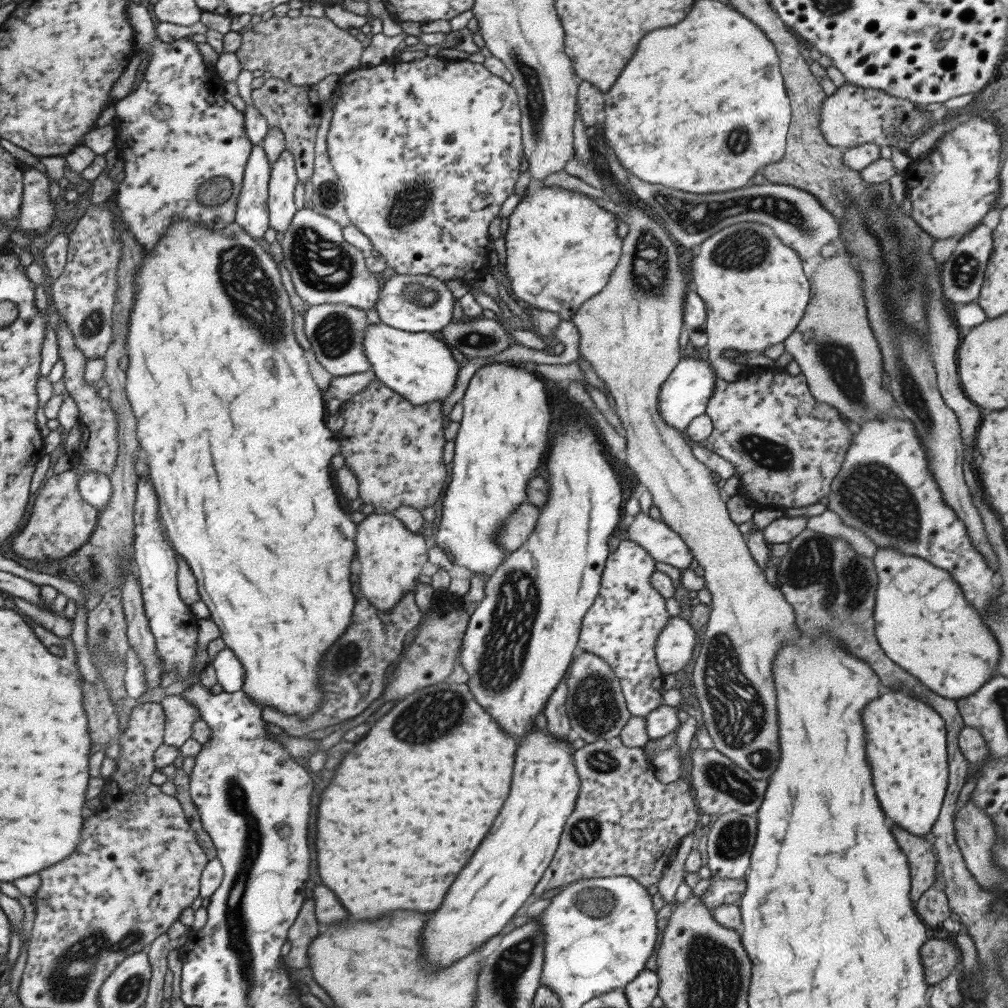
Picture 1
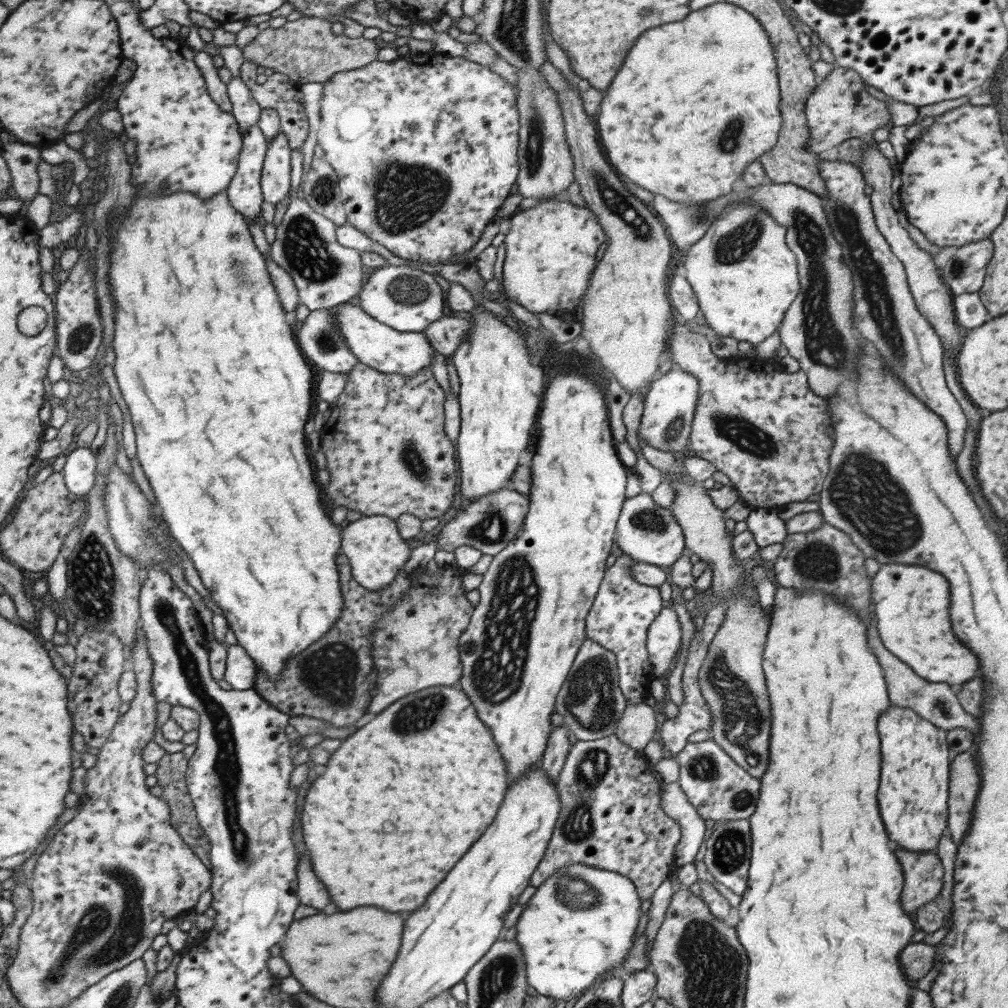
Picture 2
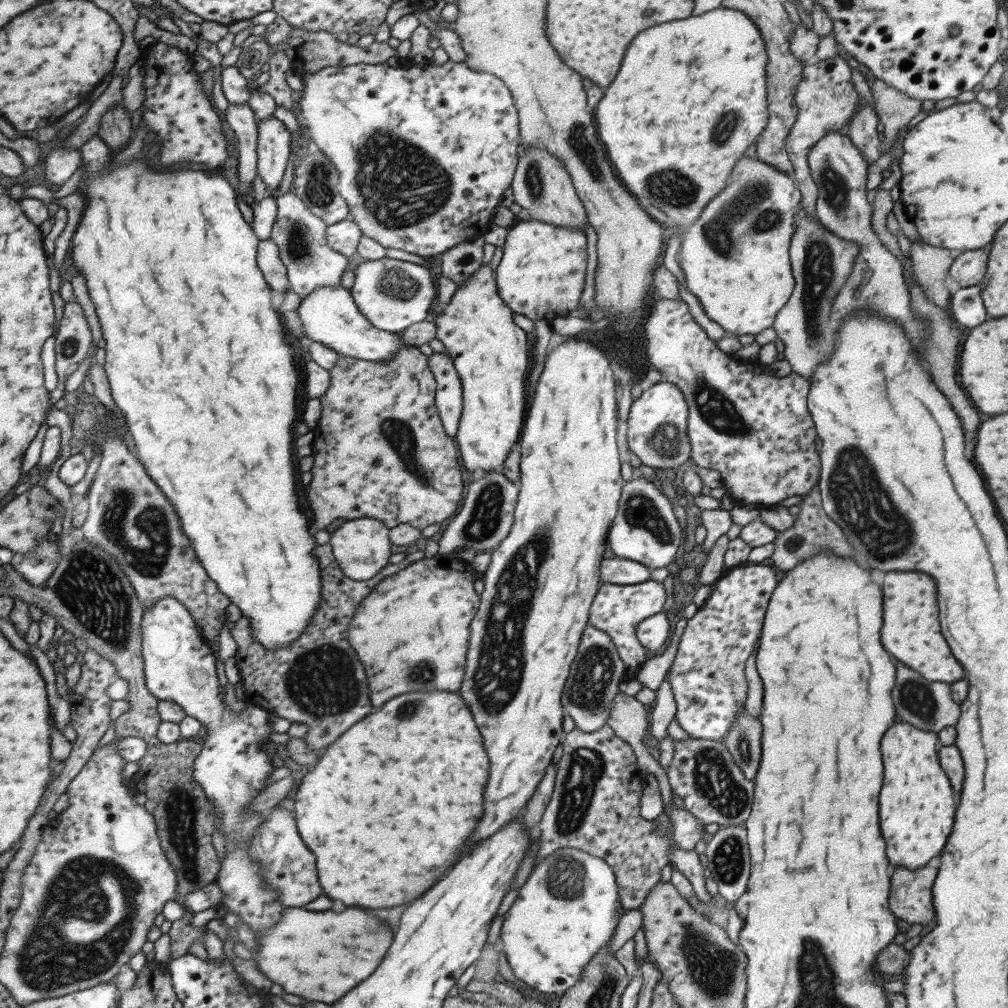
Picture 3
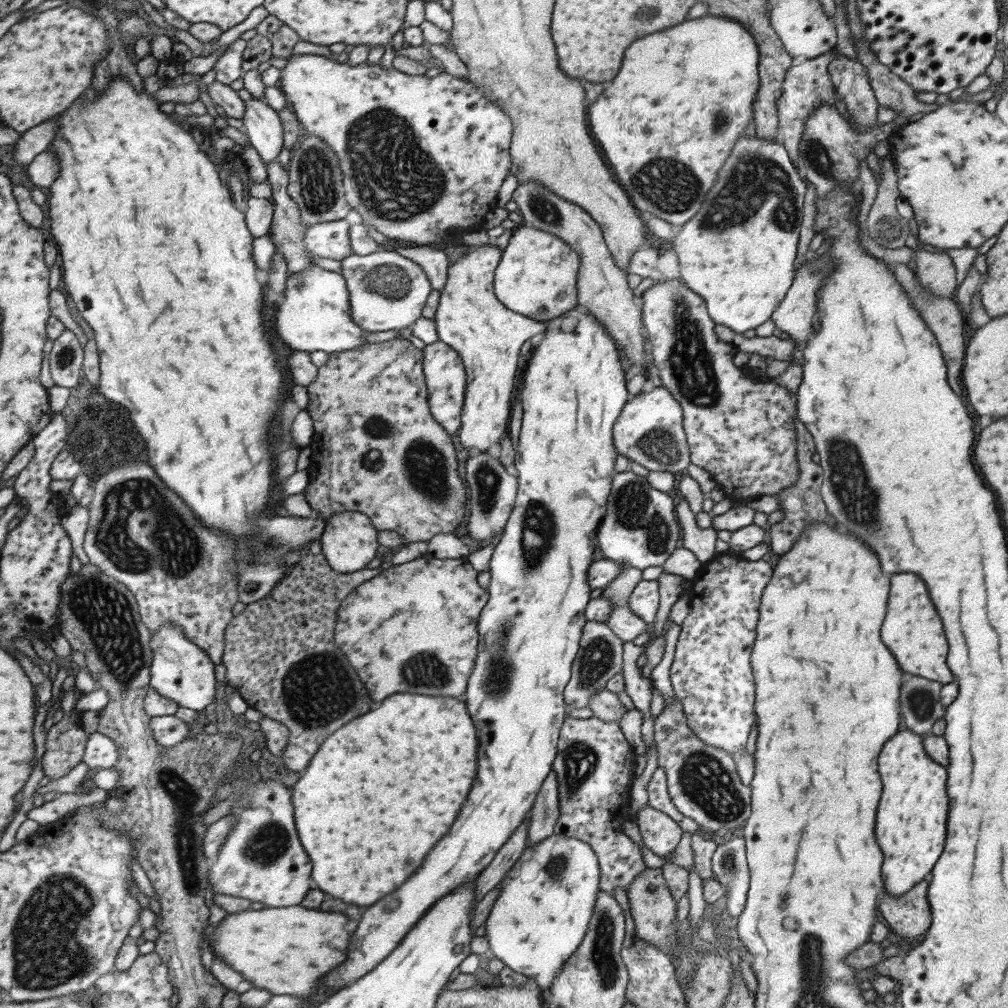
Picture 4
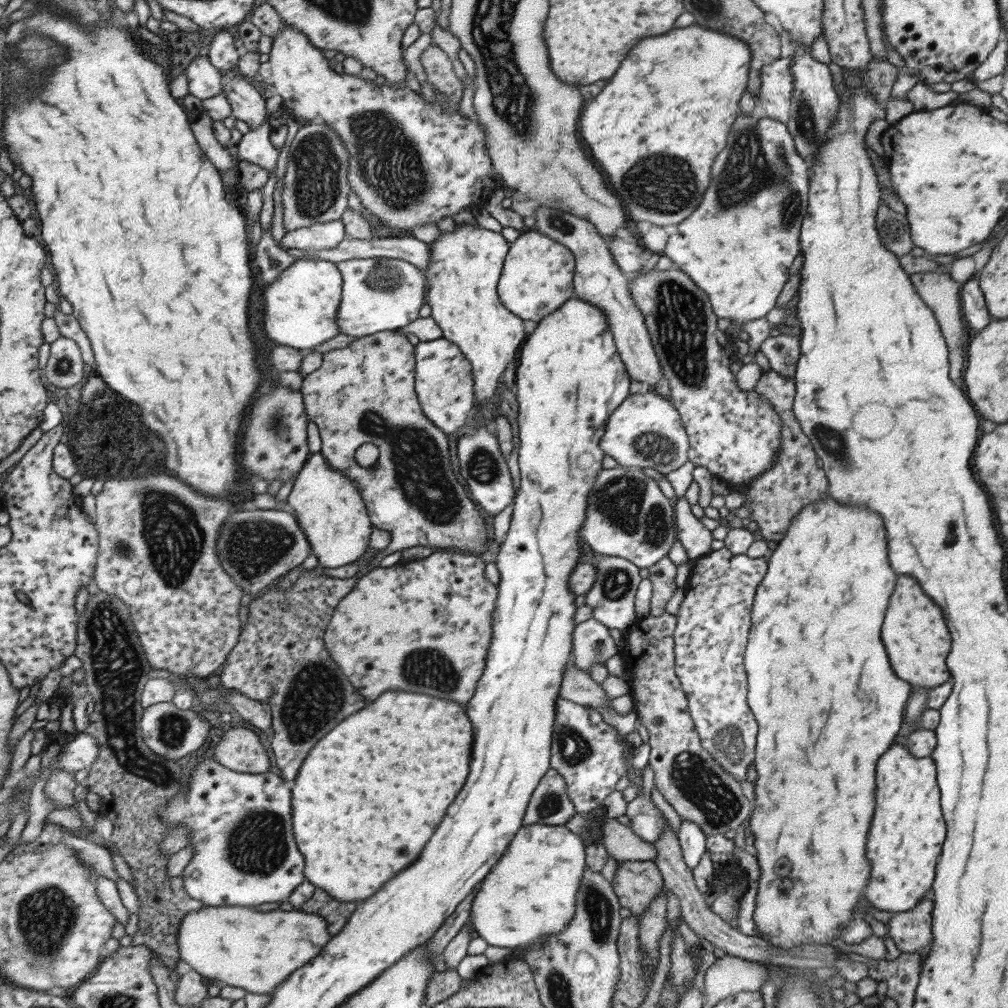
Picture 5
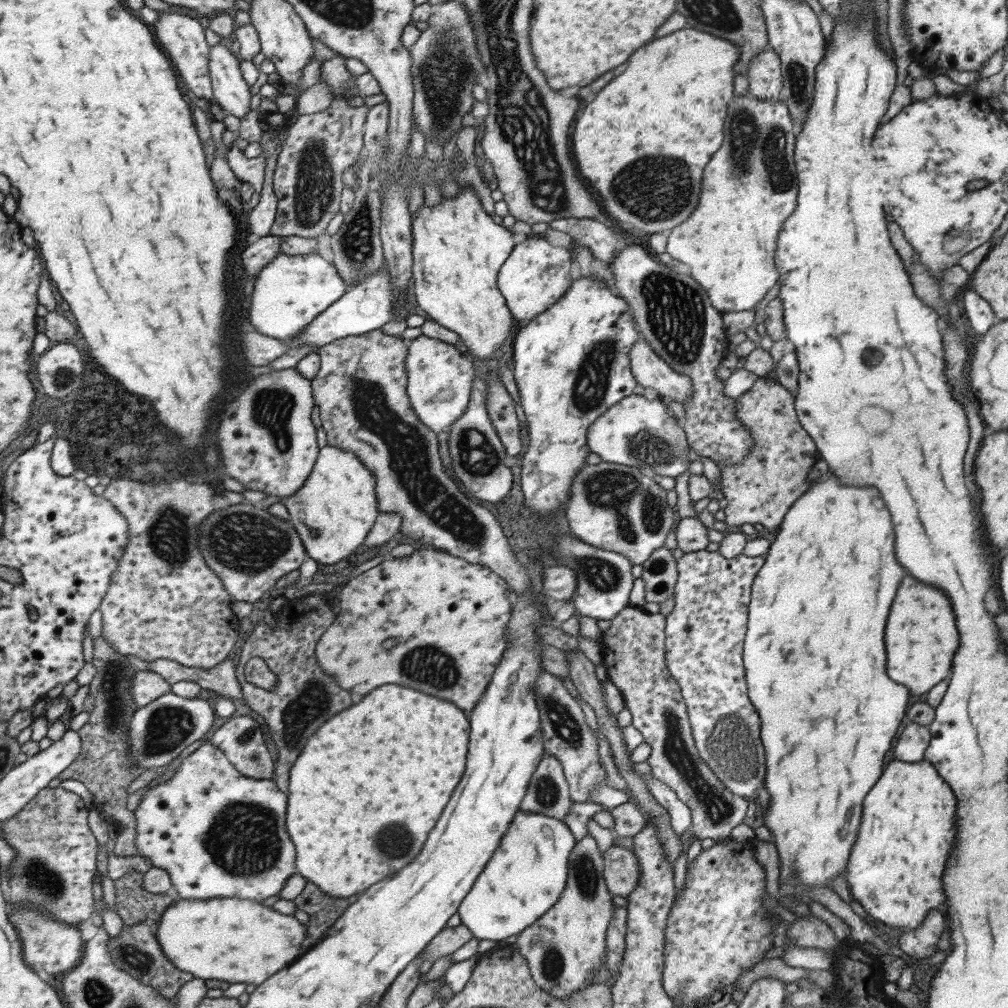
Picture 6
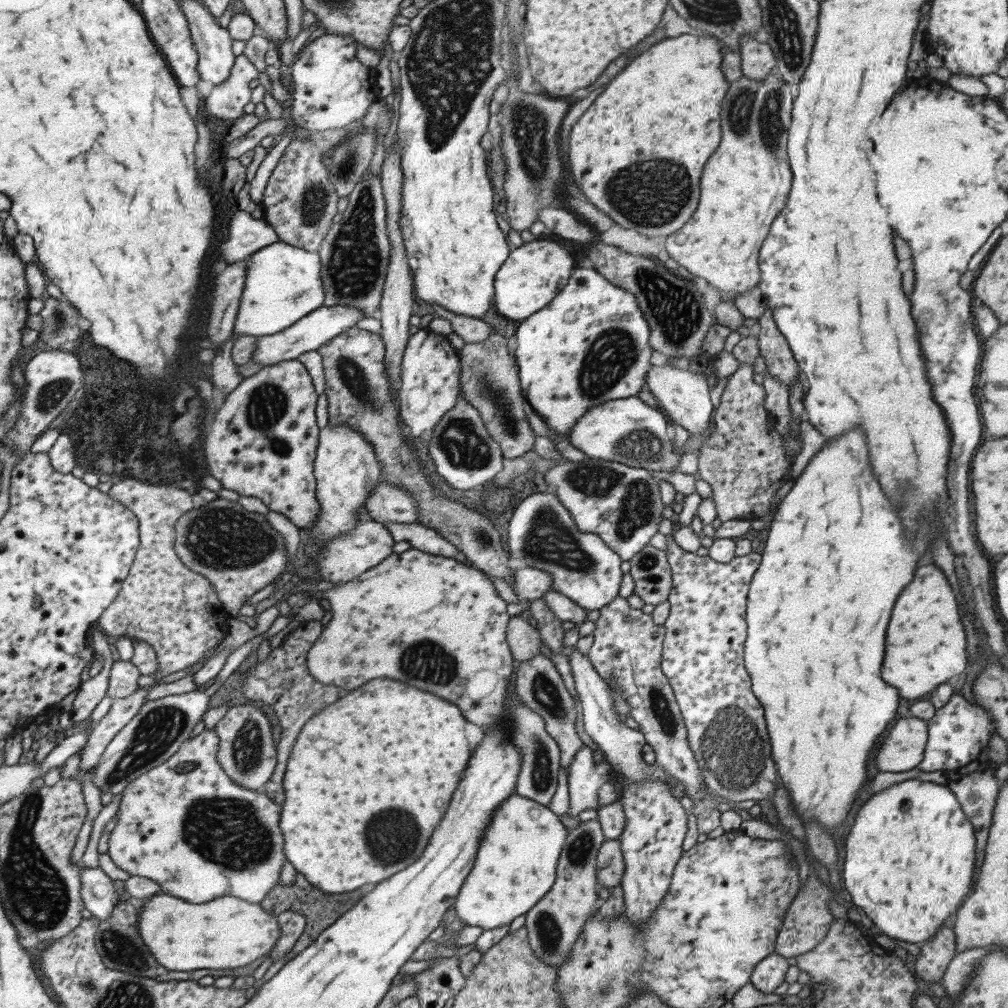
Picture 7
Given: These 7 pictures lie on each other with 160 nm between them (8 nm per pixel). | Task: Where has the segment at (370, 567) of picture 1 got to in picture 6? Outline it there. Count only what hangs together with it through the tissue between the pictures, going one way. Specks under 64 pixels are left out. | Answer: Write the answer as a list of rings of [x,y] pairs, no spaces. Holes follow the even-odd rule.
[[[323,446],[318,451],[313,468],[305,483],[297,490],[295,495],[281,498],[288,512],[288,522],[301,539],[306,557],[315,563],[335,564],[351,554],[355,554],[357,546],[364,542],[365,535],[376,519],[375,478],[367,470],[359,458],[351,452],[343,452],[333,446]]]

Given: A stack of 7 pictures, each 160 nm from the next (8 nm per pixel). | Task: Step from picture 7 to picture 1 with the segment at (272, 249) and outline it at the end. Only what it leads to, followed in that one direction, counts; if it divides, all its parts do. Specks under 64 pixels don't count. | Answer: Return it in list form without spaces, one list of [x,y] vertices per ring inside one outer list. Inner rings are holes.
[[[381,322],[366,324],[362,349],[374,378],[415,406],[433,401],[441,403],[452,391],[460,367],[453,359],[451,350],[432,333],[410,333]]]

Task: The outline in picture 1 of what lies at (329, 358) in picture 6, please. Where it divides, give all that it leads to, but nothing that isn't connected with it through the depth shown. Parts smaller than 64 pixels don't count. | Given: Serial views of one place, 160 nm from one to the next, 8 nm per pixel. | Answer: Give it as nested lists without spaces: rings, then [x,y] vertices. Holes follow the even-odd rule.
[[[371,379],[362,391],[350,397],[349,402],[341,404],[338,414],[343,418],[343,427],[335,436],[339,443],[339,455],[343,457],[343,464],[357,479],[357,495],[361,502],[371,504],[373,513],[391,514],[400,506],[410,506],[422,512],[426,506],[433,506],[435,500],[442,496],[447,468],[441,459],[445,440],[439,401],[415,406],[387,388],[380,380]]]

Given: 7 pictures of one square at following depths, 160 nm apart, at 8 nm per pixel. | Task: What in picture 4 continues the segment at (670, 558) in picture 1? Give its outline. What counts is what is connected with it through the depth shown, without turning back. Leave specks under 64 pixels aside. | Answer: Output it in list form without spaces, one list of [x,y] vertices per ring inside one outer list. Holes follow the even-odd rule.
[[[631,471],[618,472],[612,476],[611,494],[607,496],[605,514],[601,517],[595,533],[596,547],[604,559],[623,566],[645,569],[662,566],[677,547],[681,530],[674,515],[673,495],[659,492],[649,486],[646,476]]]

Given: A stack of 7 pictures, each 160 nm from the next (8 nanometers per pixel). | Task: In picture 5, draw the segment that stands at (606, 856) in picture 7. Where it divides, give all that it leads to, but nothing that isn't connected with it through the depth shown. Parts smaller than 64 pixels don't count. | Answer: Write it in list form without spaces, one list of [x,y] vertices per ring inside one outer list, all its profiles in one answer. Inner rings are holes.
[[[651,860],[622,861],[610,882],[618,904],[636,919],[647,912],[656,894],[663,890],[662,876]]]

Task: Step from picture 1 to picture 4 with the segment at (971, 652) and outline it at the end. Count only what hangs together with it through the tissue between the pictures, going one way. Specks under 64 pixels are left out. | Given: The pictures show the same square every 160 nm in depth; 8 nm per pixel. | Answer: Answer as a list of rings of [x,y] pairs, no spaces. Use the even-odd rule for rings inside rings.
[[[892,574],[889,586],[887,612],[881,626],[881,642],[891,650],[899,668],[911,676],[921,676],[941,685],[954,681],[950,670],[945,666],[947,642],[943,636],[943,626],[935,614],[933,604],[927,598],[924,582],[916,574]]]

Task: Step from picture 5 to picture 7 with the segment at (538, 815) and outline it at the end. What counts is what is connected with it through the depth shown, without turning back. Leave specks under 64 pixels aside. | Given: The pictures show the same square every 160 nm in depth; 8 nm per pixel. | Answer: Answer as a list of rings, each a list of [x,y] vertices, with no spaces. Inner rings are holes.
[[[515,695],[507,712],[512,722],[512,742],[514,747],[520,750],[520,769],[517,773],[514,792],[519,796],[538,802],[540,805],[546,806],[555,792],[557,784],[557,769],[560,767],[560,750],[558,744],[547,734],[545,725],[540,716],[526,707],[525,703],[521,703]]]

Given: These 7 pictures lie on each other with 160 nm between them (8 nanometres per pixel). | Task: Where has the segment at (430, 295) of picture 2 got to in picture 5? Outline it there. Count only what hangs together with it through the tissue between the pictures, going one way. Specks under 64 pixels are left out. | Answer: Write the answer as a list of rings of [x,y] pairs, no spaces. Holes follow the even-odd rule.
[[[349,258],[335,262],[342,278],[336,310],[338,332],[364,337],[384,330],[395,331],[417,319],[424,302],[426,280],[422,270],[409,262],[391,258]]]

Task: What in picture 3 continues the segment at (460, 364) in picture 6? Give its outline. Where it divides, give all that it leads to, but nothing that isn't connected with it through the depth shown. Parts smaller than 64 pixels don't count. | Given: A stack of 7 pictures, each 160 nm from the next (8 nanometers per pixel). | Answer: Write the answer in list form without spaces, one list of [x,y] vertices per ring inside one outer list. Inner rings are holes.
[[[432,353],[427,366],[434,376],[434,405],[444,432],[449,438],[456,436],[462,409],[462,384],[446,353]]]

